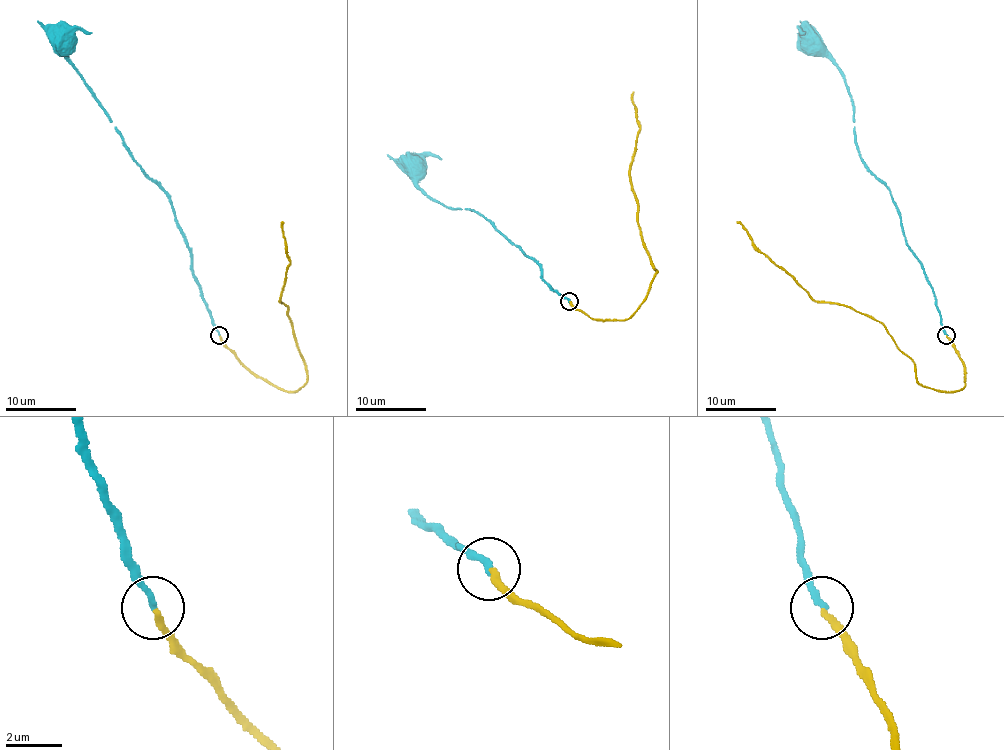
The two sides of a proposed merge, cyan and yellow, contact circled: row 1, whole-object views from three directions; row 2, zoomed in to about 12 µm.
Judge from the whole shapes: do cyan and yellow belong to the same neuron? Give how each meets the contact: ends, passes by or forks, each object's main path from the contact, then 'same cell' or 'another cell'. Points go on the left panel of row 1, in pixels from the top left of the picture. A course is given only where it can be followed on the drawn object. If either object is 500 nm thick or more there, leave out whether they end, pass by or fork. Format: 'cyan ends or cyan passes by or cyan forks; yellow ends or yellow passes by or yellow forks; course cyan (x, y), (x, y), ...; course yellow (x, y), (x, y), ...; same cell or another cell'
cyan ends; yellow ends; course cyan (219, 336), (168, 196), (145, 173), (99, 100), (67, 62), (67, 46), (62, 40); course yellow (219, 336), (246, 366), (286, 392), (306, 381), (279, 300), (288, 261), (283, 221); same cell

